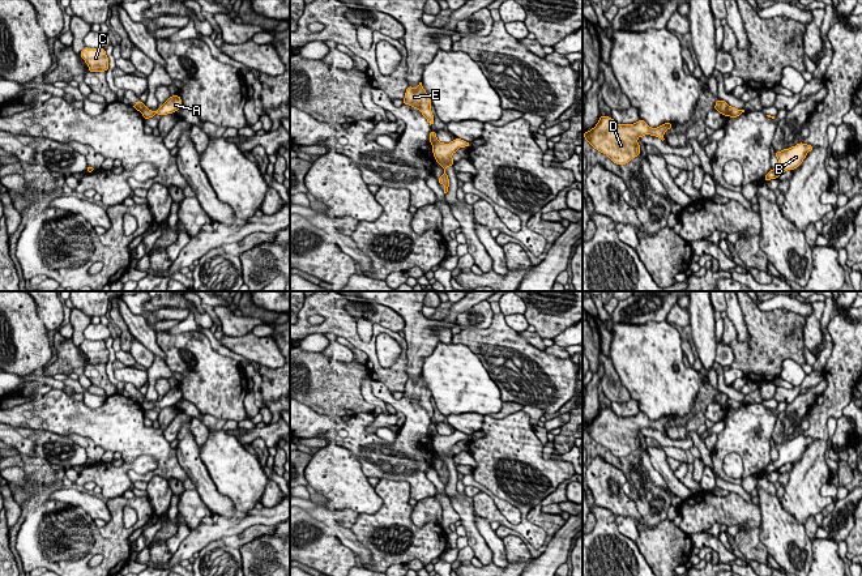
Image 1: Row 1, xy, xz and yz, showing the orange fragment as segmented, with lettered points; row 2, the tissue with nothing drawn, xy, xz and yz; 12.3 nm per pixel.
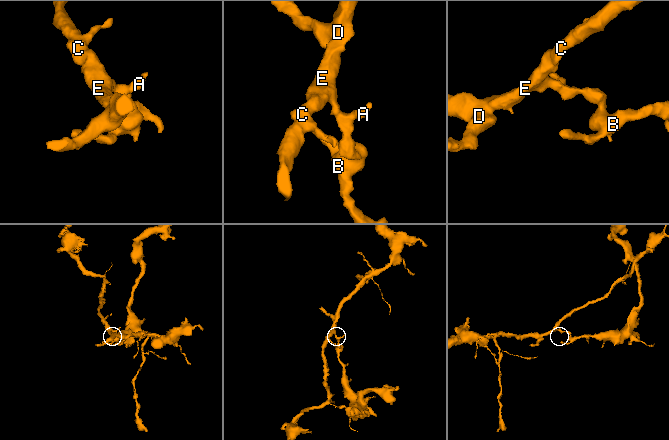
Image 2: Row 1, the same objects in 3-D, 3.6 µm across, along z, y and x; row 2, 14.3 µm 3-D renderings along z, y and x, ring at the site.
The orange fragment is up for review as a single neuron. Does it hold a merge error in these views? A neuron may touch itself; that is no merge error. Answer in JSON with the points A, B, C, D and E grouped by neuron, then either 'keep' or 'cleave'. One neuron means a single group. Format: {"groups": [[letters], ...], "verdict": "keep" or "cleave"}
{"groups": [["A", "B"], ["C", "D", "E"]], "verdict": "cleave"}

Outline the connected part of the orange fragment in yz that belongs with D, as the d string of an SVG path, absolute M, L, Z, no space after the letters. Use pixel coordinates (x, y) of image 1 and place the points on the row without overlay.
M599 409L598 415L589 424L584 423L584 431L598 444L606 447L615 457L627 457L640 448L639 430L645 427L663 431L663 426L673 421L673 415L665 415L658 421L650 421L640 411L633 417L618 417L613 410Z

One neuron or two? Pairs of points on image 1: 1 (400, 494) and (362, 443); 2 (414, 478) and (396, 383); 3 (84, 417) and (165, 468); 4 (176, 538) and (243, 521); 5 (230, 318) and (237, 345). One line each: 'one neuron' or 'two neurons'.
1: two neurons
2: two neurons
3: one neuron
4: two neurons
5: two neurons

